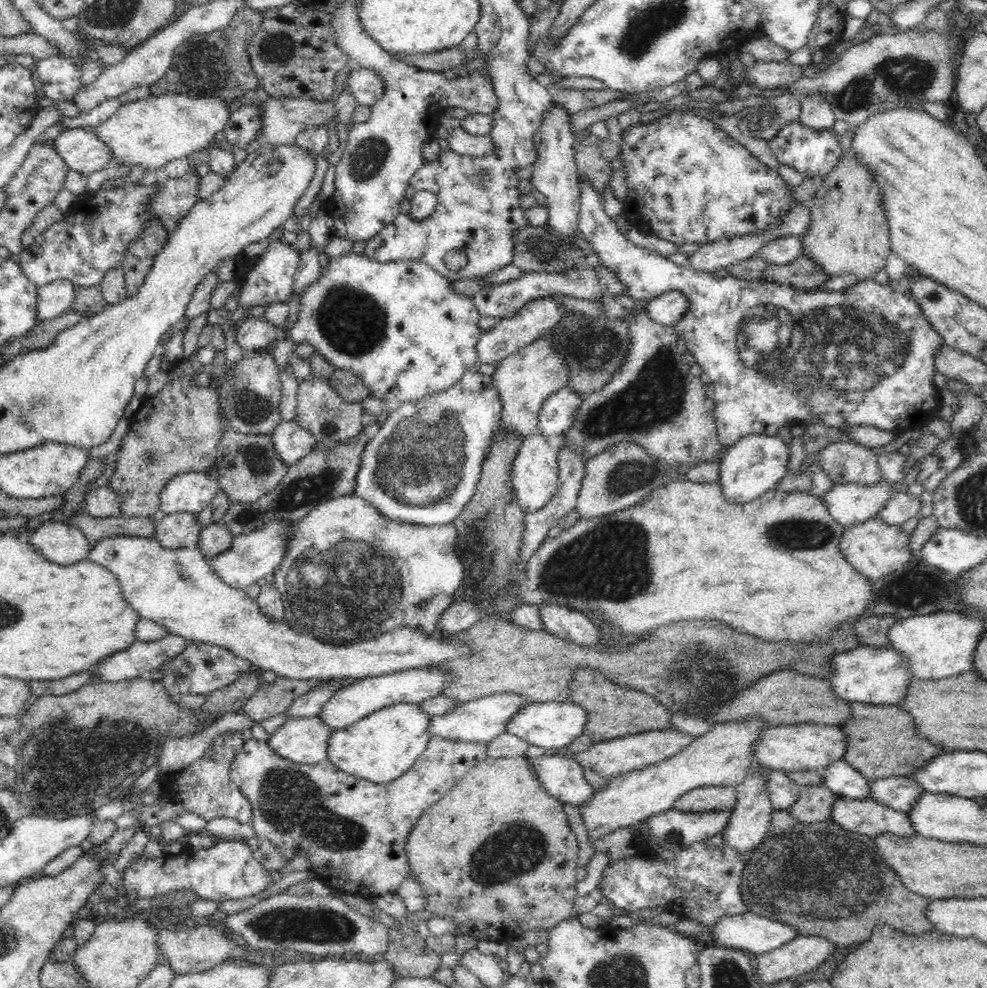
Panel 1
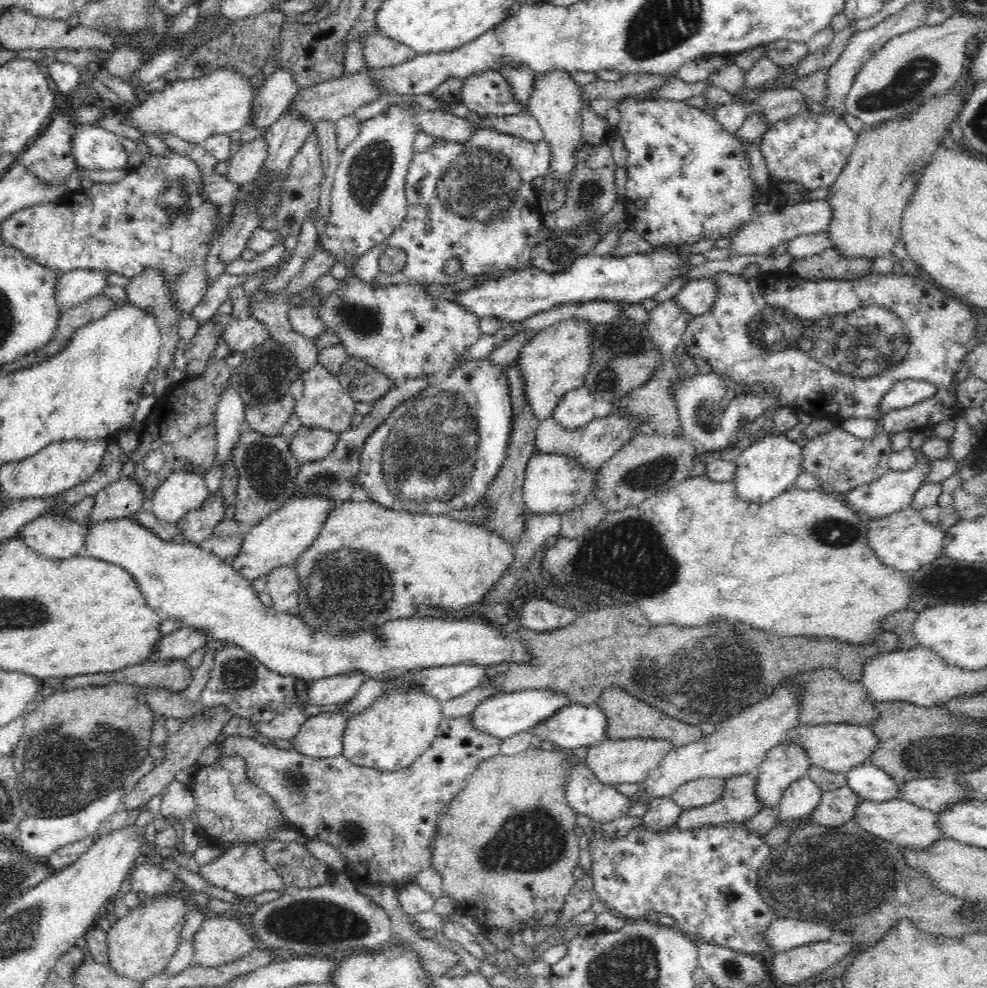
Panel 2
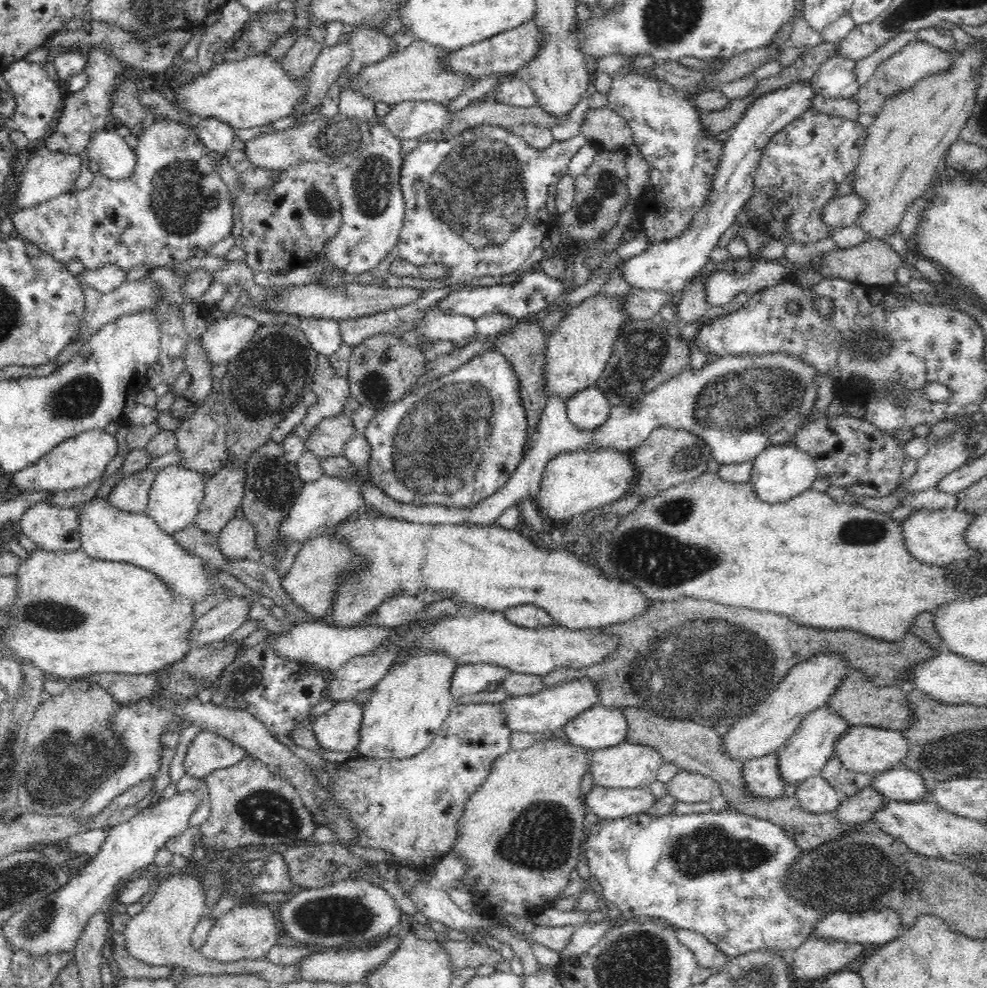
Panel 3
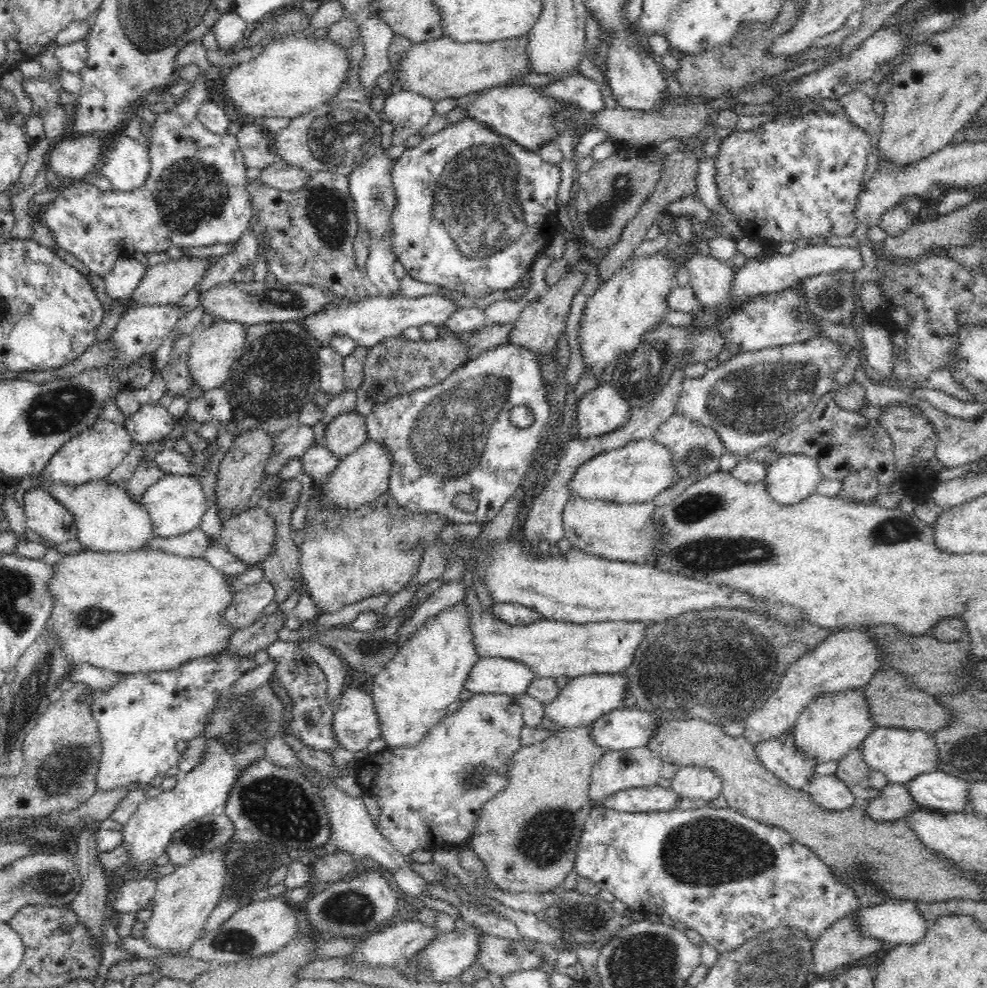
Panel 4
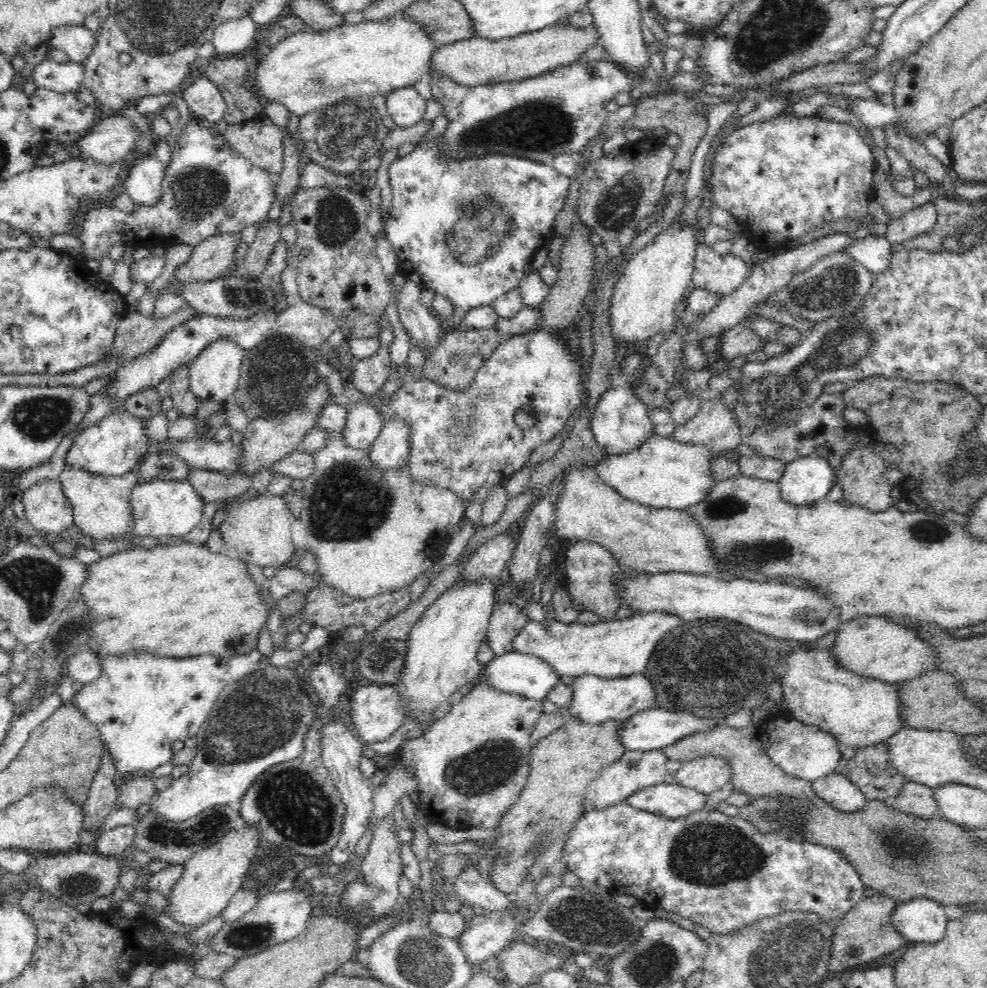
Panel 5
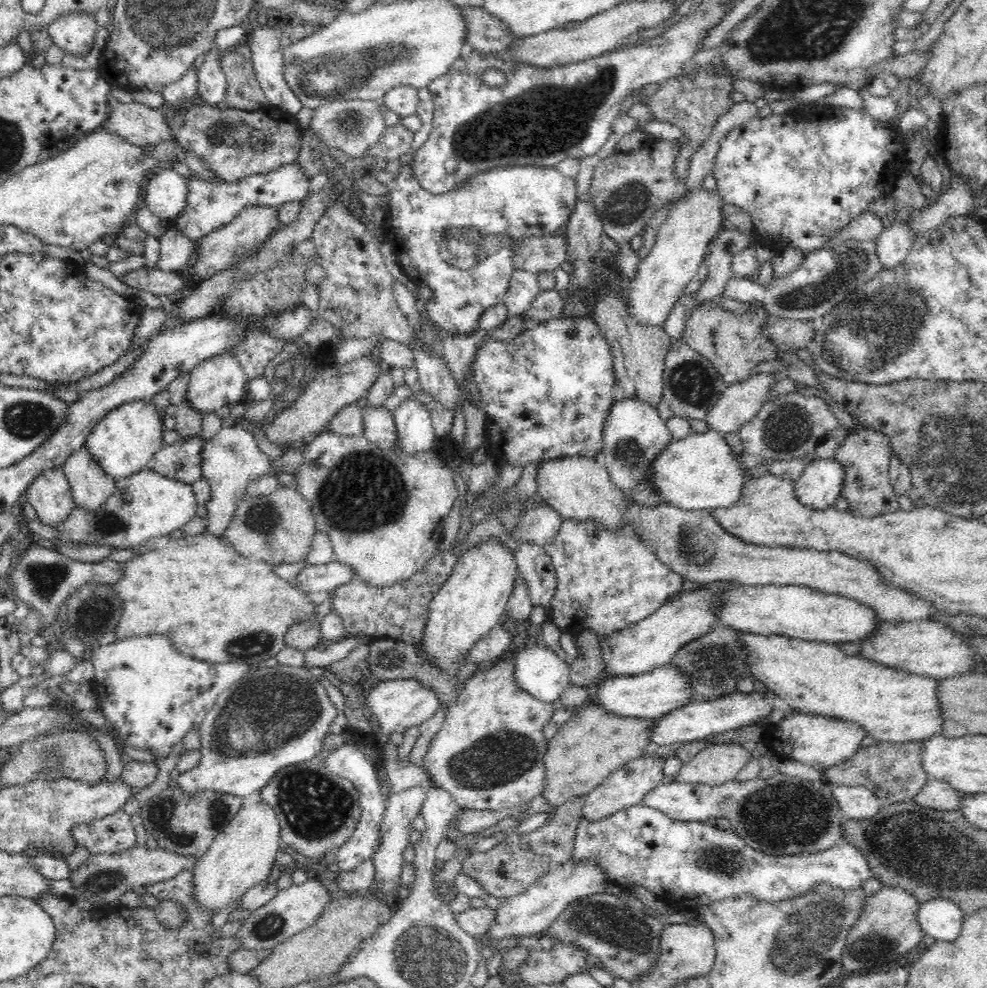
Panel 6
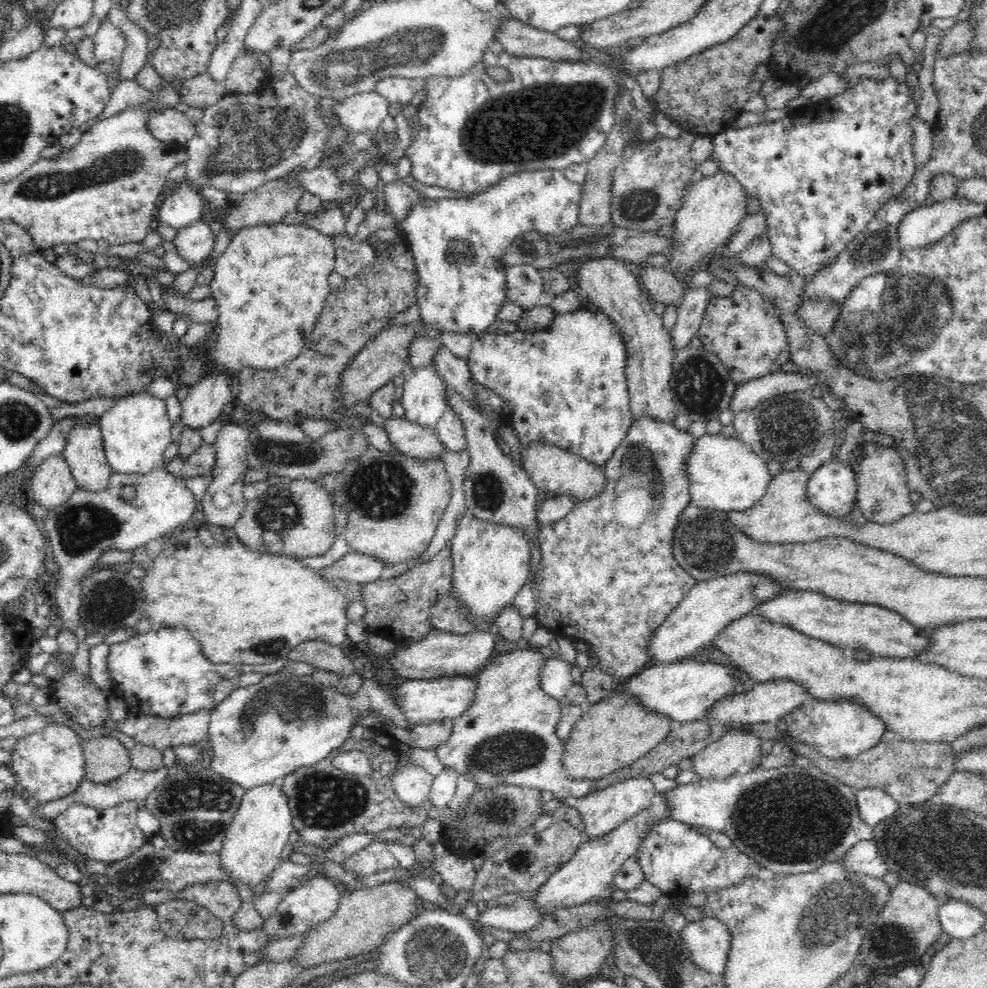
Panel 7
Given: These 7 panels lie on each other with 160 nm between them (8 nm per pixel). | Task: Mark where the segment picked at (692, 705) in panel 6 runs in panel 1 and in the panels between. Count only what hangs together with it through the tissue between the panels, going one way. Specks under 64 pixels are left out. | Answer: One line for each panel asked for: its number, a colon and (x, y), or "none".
1: (554, 724)
2: (574, 725)
3: (599, 727)
4: (621, 729)
5: (650, 729)

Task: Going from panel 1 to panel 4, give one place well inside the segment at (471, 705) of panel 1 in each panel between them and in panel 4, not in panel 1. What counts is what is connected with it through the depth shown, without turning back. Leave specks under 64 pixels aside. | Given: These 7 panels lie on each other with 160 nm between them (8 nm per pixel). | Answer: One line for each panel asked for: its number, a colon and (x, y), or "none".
2: (502, 715)
3: (551, 708)
4: (584, 699)

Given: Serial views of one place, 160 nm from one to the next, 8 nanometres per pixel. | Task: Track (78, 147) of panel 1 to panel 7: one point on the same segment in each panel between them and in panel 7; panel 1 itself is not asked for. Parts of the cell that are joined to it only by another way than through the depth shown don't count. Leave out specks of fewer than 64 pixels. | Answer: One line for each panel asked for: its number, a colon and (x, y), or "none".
2: (94, 148)
3: (117, 161)
4: (126, 163)
5: (142, 180)
6: (165, 194)
7: (179, 206)

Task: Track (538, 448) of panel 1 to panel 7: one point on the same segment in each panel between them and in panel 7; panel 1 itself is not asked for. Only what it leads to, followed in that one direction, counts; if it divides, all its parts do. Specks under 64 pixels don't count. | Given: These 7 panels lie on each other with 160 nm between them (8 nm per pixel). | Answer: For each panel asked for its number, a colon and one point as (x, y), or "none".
2: (553, 483)
3: (572, 483)
4: (636, 473)
5: (663, 473)
6: (699, 471)
7: (724, 473)

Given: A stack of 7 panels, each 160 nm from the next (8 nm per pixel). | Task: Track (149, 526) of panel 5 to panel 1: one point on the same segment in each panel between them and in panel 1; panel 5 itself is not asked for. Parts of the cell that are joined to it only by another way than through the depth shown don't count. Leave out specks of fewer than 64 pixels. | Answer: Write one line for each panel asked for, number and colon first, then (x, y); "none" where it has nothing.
1: (191, 492)
2: (182, 492)
3: (176, 494)
4: (176, 503)

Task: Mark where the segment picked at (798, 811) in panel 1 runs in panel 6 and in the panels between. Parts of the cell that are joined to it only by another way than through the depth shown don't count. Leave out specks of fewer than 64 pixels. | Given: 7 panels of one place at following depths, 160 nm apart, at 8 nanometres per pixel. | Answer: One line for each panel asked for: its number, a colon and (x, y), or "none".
2: (837, 806)
3: (860, 807)
4: (894, 802)
5: (915, 799)
6: (936, 794)

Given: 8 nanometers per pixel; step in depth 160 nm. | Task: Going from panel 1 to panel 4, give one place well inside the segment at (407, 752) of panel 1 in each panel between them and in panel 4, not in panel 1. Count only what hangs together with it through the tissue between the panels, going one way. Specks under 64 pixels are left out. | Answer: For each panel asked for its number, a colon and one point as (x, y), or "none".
2: (399, 727)
3: (407, 708)
4: (411, 694)

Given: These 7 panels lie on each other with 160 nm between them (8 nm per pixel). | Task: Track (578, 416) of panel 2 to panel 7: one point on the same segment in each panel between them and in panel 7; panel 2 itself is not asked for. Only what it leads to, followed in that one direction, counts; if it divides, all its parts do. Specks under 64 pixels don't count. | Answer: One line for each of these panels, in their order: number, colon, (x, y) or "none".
3: (587, 409)
4: (601, 410)
5: (620, 422)
6: (634, 433)
7: (608, 577)

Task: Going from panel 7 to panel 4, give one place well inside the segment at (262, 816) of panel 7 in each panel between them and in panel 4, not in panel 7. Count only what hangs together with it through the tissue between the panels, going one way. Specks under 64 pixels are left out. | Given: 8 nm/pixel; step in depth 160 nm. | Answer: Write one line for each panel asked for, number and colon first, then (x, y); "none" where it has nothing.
4: (183, 900)
5: (210, 878)
6: (242, 855)

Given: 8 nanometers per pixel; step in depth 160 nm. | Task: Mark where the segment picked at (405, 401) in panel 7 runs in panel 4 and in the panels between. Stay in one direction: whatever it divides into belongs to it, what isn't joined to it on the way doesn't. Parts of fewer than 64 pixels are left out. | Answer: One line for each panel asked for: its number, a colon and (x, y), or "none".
4: (363, 476)
5: (390, 451)
6: (415, 433)

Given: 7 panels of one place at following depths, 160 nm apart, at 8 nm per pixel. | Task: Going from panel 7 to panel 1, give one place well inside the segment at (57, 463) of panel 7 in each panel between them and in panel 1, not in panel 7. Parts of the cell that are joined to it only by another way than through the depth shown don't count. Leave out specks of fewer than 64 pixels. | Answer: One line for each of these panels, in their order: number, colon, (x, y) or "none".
1: (58, 542)
2: (57, 537)
3: (52, 528)
4: (50, 519)
5: (46, 507)
6: (50, 494)

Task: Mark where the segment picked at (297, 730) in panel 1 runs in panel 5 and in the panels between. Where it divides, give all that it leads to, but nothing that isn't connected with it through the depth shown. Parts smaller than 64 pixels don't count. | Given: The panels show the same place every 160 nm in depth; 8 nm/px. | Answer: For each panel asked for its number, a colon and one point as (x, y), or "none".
2: (321, 736)
3: (338, 729)
4: (355, 724)
5: (375, 711)

